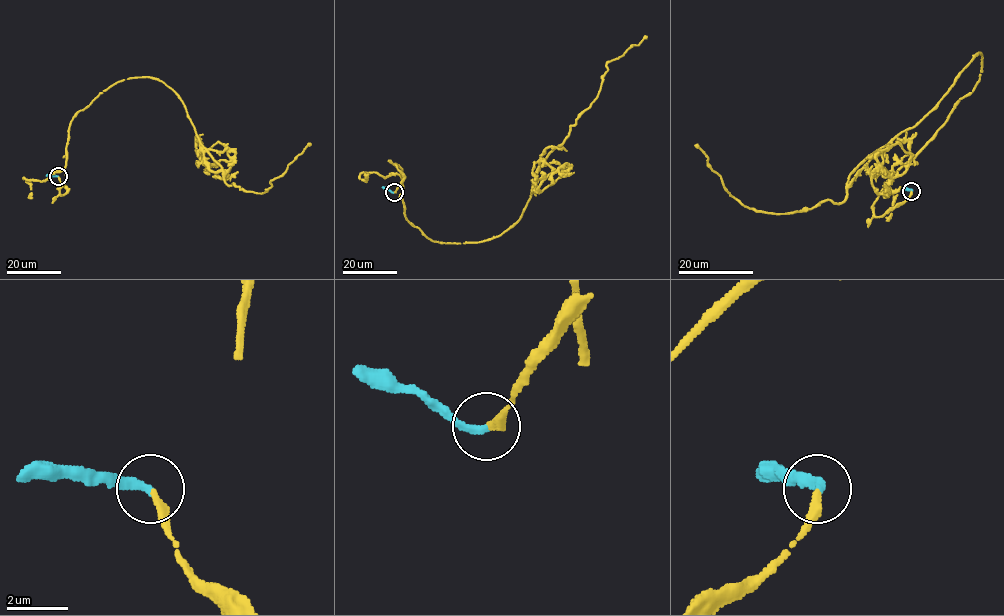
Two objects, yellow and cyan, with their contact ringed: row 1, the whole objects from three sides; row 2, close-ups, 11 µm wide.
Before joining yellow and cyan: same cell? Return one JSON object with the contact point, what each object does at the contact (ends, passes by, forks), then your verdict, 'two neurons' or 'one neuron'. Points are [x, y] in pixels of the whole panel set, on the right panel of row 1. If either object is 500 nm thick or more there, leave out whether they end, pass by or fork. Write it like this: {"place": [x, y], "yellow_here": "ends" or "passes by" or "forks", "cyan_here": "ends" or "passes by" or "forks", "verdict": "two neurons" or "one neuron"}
{"place": [911, 191], "yellow_here": "ends", "cyan_here": "ends", "verdict": "one neuron"}

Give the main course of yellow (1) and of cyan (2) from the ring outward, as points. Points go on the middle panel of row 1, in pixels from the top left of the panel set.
1: (394, 192), (397, 165), (405, 217), (433, 241), (501, 235), (606, 64), (647, 36)
2: (394, 192), (382, 187)

